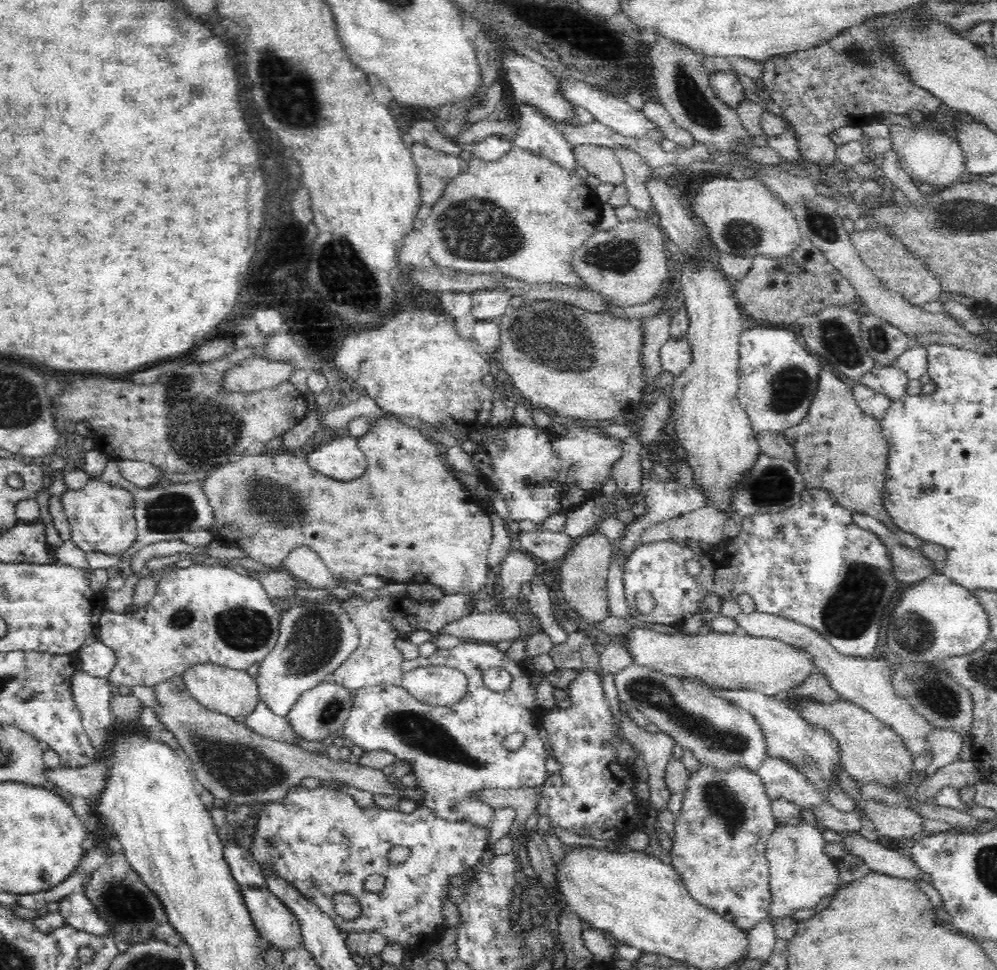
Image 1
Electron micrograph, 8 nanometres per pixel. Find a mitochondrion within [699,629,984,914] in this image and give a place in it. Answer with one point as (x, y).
(934, 693)

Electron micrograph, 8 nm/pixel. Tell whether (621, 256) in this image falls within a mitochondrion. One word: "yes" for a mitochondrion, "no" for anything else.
yes

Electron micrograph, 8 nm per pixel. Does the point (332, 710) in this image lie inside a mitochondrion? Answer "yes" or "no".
yes

